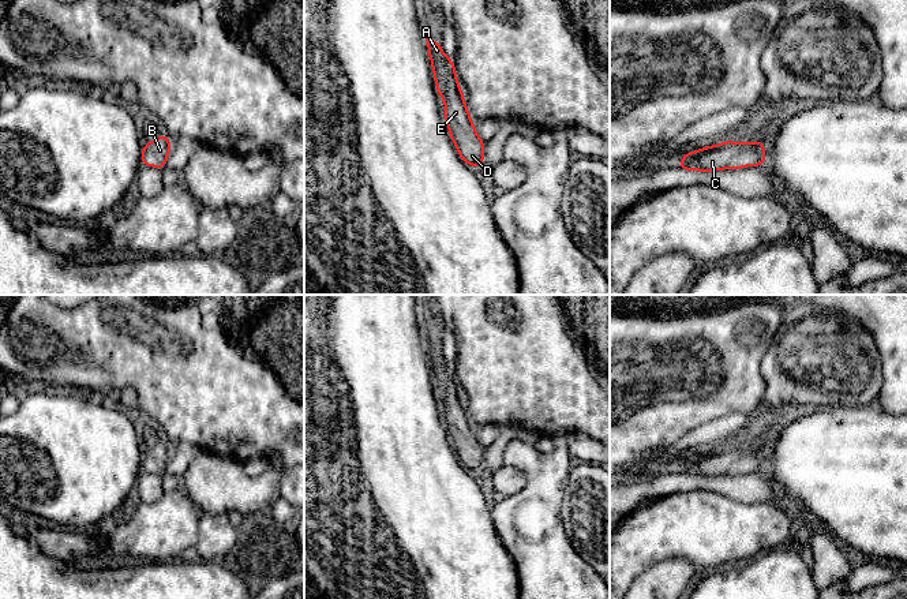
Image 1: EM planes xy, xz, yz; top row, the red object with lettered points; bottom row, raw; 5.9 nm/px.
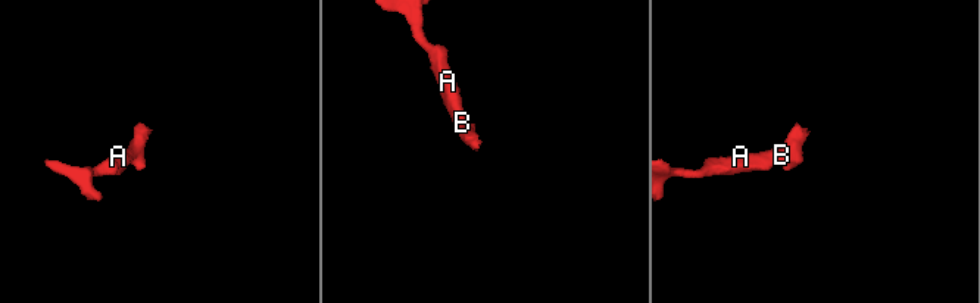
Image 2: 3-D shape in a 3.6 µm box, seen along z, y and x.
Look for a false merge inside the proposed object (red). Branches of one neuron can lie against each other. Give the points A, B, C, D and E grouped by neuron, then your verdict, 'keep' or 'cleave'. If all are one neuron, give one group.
A B C D E; keep

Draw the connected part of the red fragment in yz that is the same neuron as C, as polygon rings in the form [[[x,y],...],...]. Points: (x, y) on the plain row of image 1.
[[[726,446],[715,452],[705,452],[697,457],[683,460],[678,475],[713,478],[722,475],[742,475],[745,472],[765,471],[765,450],[760,448],[737,449]]]

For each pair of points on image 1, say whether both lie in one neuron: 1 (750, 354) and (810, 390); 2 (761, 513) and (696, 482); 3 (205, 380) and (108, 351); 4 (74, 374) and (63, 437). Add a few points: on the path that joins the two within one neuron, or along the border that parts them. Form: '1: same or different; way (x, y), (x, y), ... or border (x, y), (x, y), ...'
1: different; border (771, 343), (761, 363), (764, 392)
2: different; border (685, 493), (718, 491), (749, 501)
3: same; way (180, 364), (165, 355), (132, 351)
4: different; border (40, 388), (81, 392), (102, 399)

